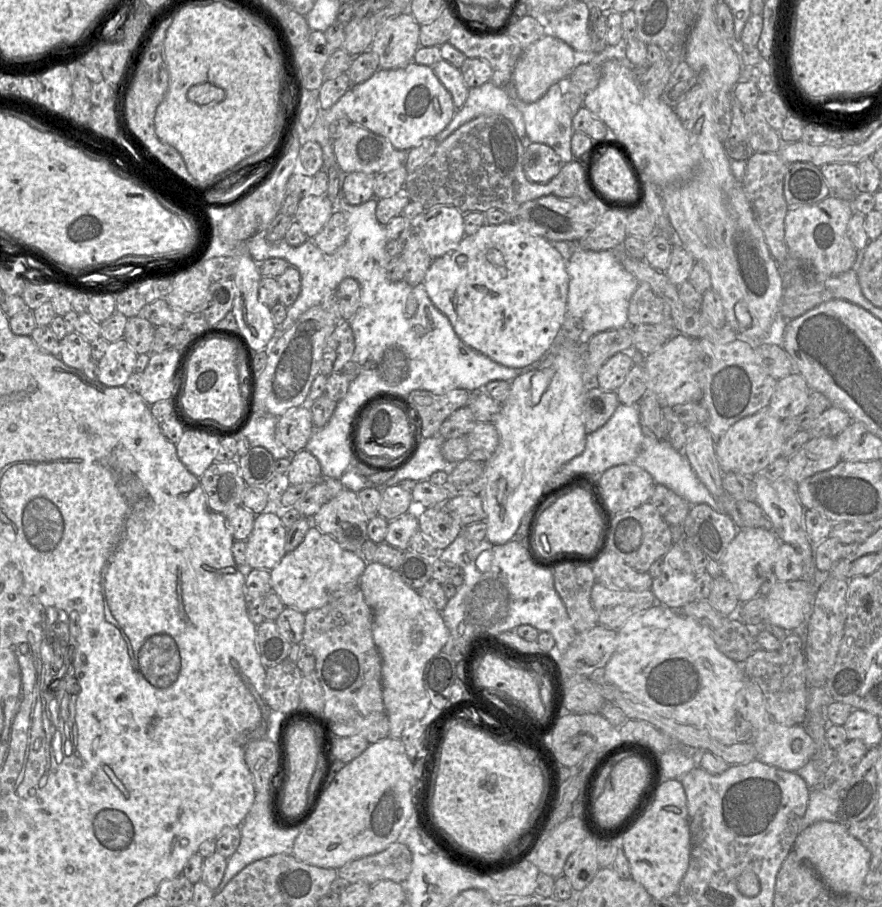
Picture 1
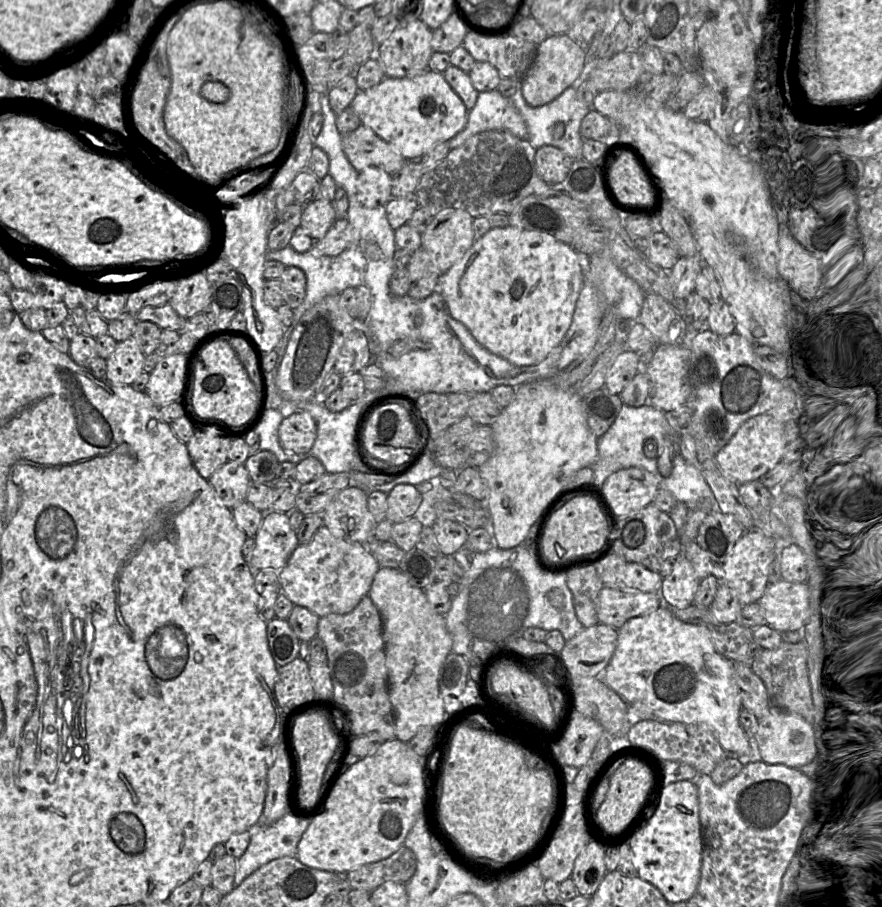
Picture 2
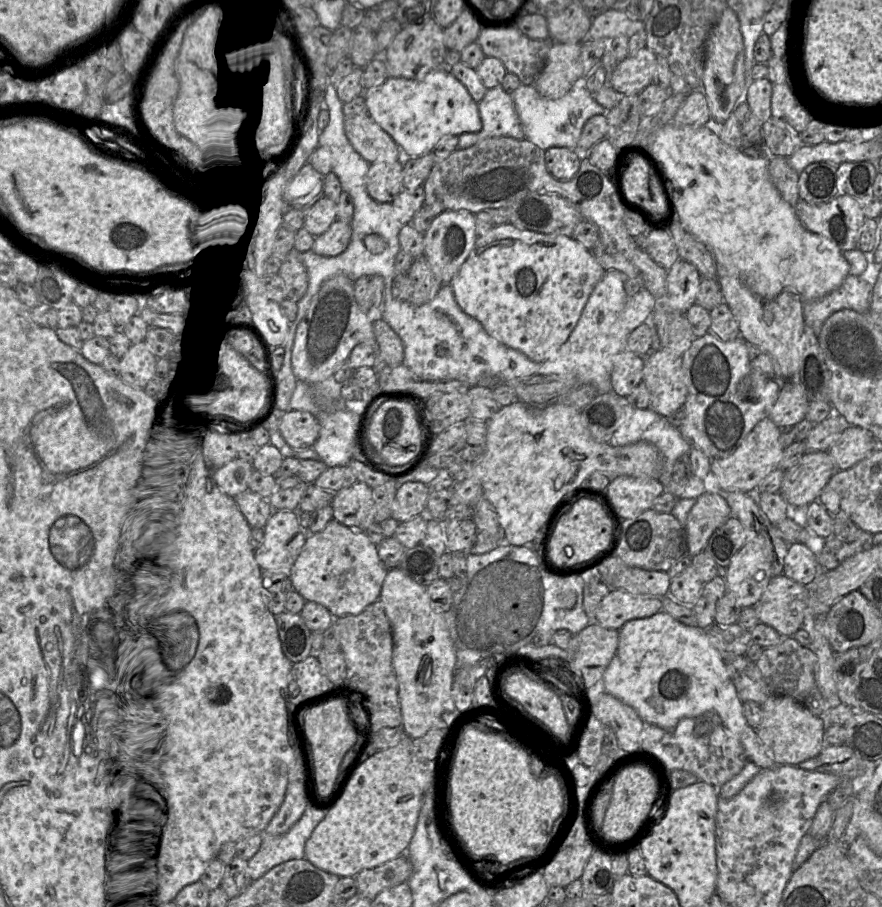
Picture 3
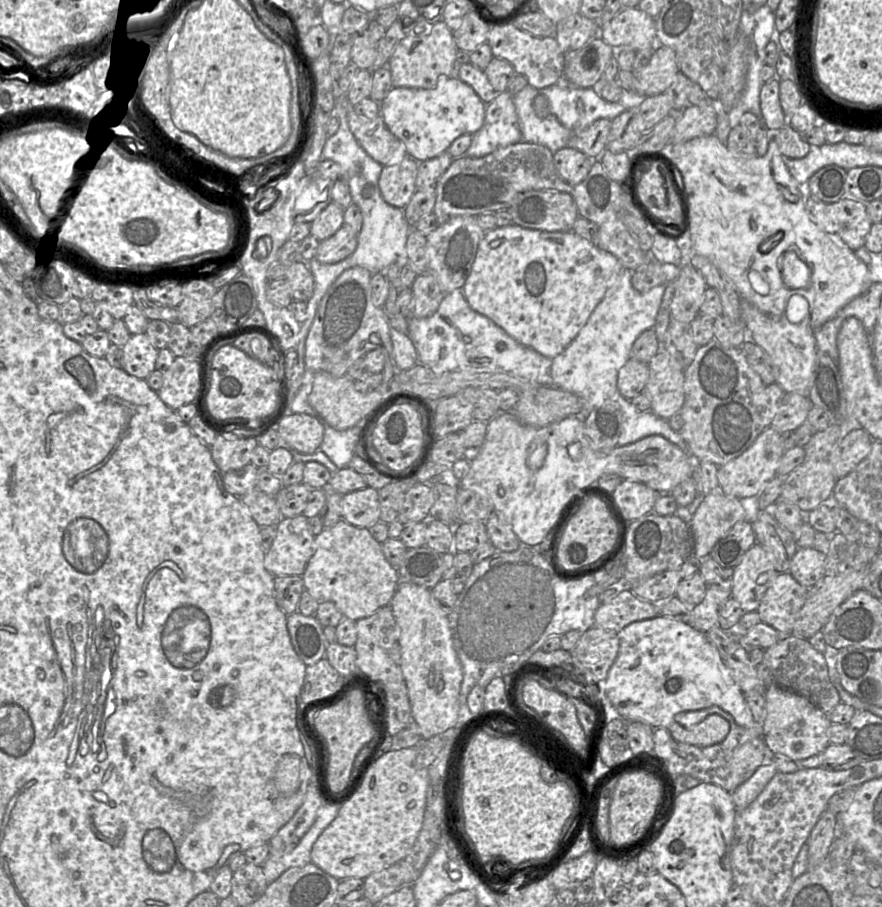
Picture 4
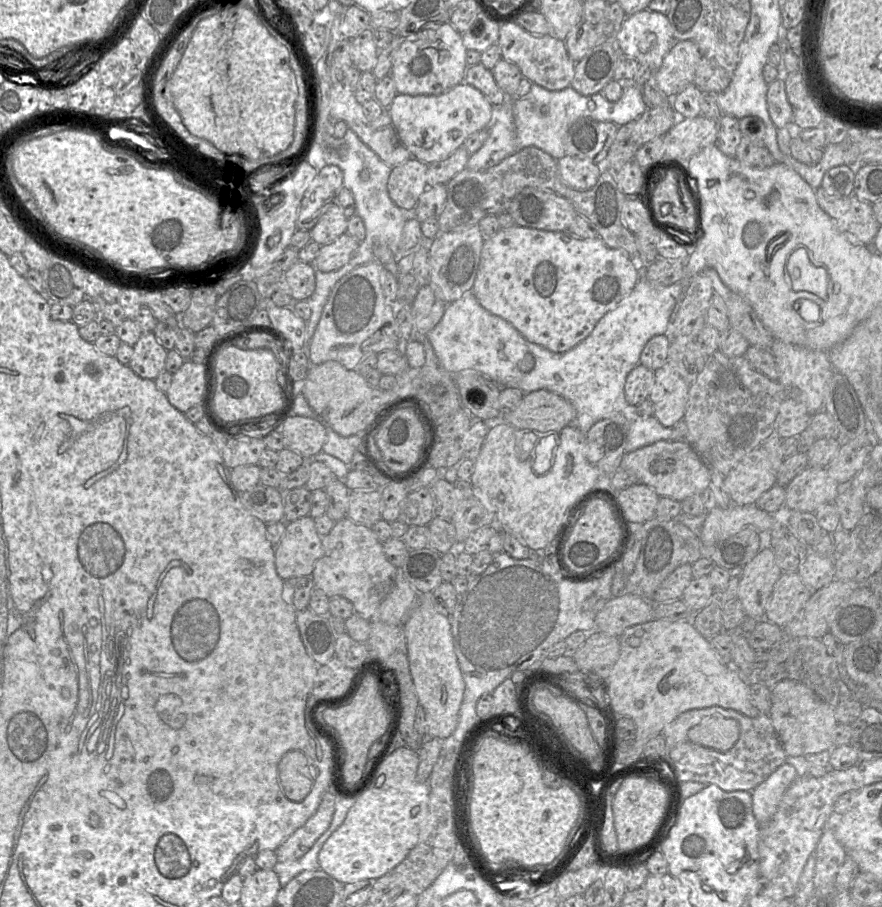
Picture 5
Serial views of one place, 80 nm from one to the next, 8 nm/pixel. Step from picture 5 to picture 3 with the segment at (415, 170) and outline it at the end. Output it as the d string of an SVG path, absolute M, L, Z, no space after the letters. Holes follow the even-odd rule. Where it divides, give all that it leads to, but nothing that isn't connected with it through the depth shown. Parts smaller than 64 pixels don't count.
M404 163L371 164L366 175L366 188L378 203L392 203L403 191Z

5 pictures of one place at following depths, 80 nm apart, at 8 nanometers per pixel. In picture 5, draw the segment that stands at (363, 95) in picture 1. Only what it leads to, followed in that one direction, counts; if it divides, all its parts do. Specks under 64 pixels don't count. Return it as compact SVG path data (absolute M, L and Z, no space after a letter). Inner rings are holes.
M462 82L439 95L398 93L386 109L412 157L427 164L445 160L472 134L488 129L495 106L472 85Z

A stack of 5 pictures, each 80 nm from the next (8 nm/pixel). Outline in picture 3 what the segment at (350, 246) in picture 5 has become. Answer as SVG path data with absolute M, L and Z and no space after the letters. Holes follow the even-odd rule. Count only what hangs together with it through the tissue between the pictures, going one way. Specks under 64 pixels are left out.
M336 219L326 232L315 237L312 250L326 257L340 255L347 249L351 236L351 224Z

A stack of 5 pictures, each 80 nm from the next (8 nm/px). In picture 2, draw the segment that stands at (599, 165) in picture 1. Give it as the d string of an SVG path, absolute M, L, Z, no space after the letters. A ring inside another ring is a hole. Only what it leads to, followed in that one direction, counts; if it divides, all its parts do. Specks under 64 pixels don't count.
M623 152L618 156L610 169L610 183L621 201L656 207L657 199L651 181L633 154Z

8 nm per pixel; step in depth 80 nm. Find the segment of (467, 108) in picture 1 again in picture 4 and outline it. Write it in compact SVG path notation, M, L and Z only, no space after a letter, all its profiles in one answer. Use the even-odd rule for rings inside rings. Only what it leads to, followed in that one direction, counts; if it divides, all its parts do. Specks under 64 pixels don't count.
M499 92L486 104L482 128L472 135L466 156L479 158L495 150L522 141L513 95Z

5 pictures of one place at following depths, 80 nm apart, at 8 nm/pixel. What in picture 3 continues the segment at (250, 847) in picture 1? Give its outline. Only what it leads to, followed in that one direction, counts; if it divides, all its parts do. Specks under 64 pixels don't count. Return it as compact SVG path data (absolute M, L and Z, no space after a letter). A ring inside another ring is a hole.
M307 805L298 822L285 834L263 834L258 852L248 860L251 879L259 879L273 867L289 860L305 859L306 841L329 810L317 805Z

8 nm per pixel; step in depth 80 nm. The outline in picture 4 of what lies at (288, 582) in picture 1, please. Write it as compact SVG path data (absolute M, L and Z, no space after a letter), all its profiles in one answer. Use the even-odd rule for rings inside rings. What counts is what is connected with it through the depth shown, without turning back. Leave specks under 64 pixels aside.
M341 519L315 536L313 555L302 575L305 590L319 603L332 602L344 618L357 621L388 606L396 592L398 570L386 560L382 543L376 541L368 528L356 527Z

